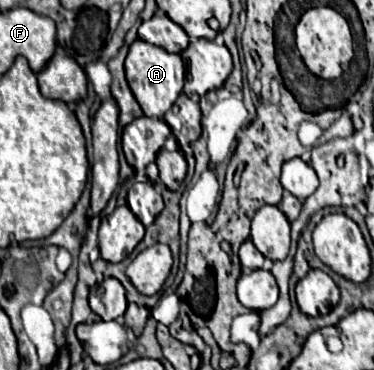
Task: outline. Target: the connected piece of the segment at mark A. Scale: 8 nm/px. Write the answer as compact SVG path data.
M136 39L130 45L128 57L126 57L126 79L144 115L162 119L164 113L174 105L176 97L180 95L184 85L184 75L186 75L186 67L178 53L168 53L166 49L150 45L142 39Z

